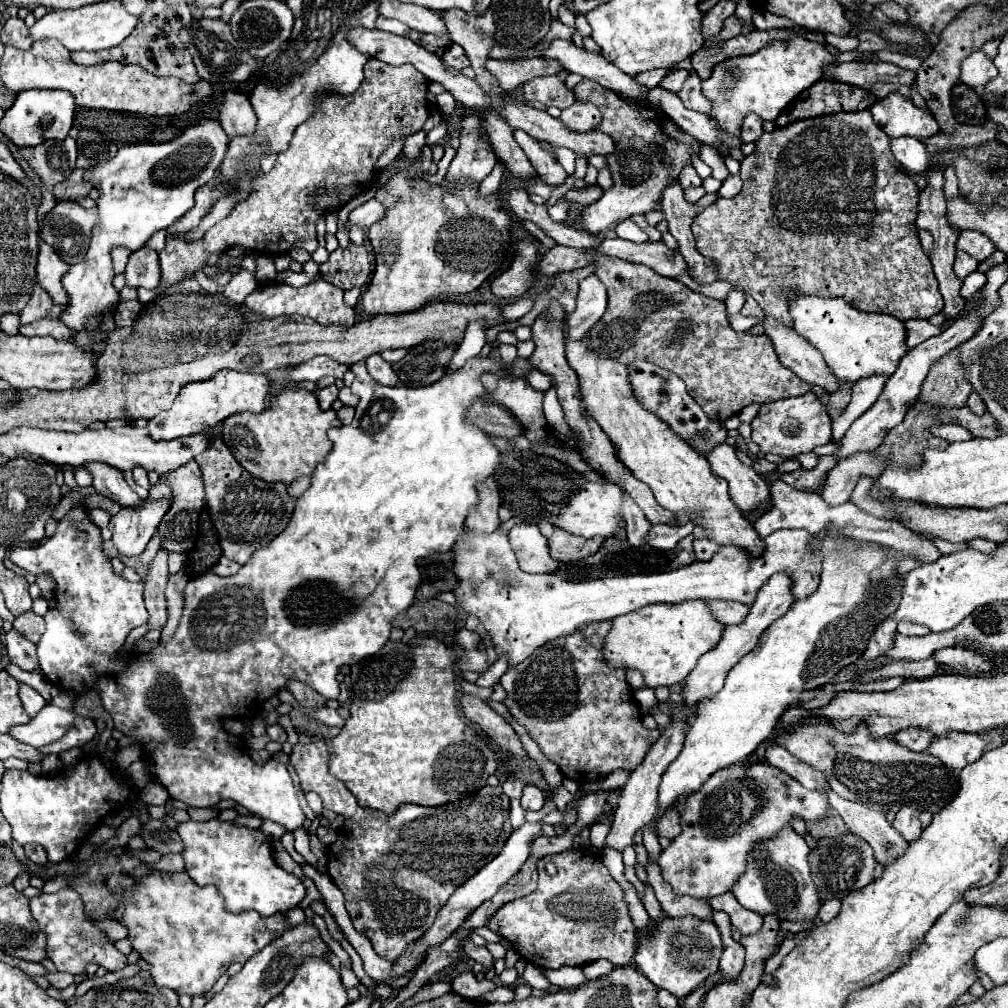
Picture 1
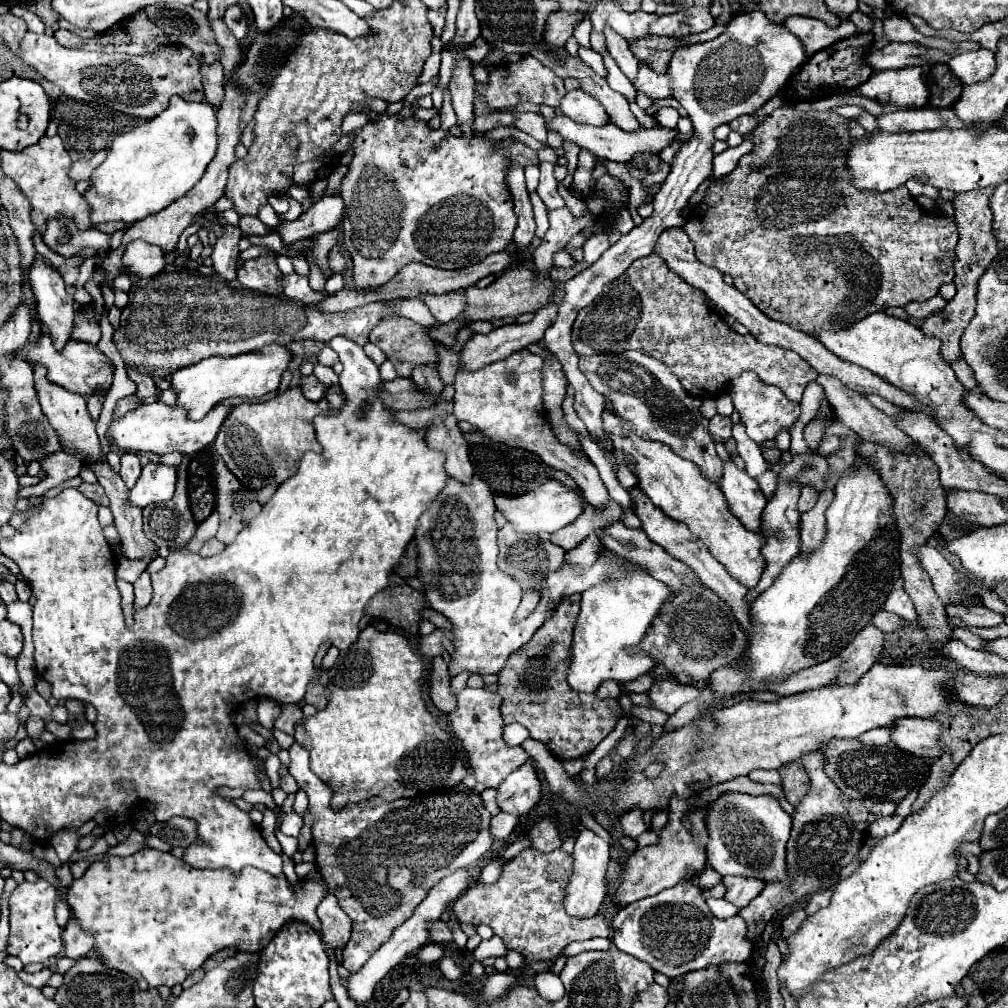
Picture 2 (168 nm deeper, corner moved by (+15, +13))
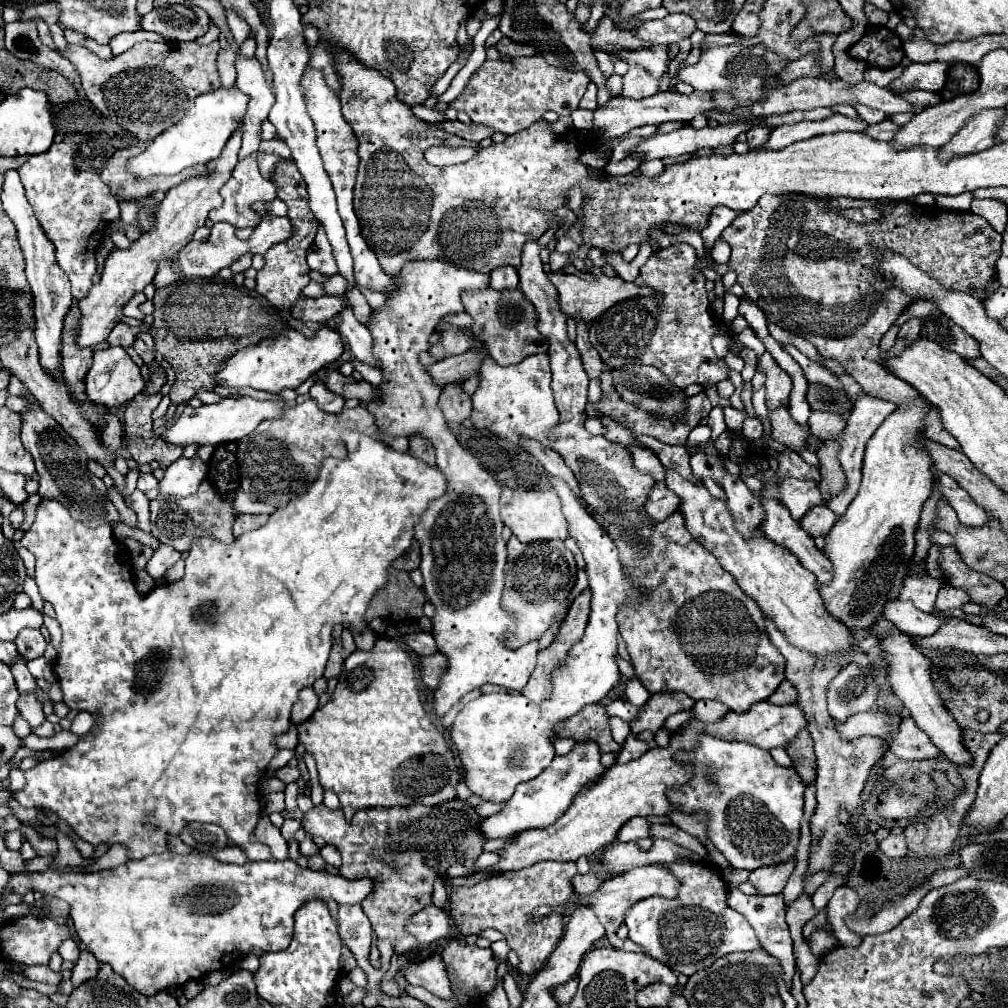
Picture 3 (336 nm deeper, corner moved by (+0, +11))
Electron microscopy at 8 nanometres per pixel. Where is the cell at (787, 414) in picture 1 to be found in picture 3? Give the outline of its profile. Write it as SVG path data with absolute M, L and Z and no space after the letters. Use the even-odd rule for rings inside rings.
M765 353L759 363L757 363L765 373L767 373L767 407L775 409L779 405L787 405L789 403L789 393L791 393L791 377L775 363L775 359Z

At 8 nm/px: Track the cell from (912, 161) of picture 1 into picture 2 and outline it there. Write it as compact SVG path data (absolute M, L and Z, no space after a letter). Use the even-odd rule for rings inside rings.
M862 113L862 115L858 115L856 119L860 121L860 125L862 125L868 133L878 133L878 131L880 131L880 129L878 129L878 121L876 121L874 115L870 115L870 113Z

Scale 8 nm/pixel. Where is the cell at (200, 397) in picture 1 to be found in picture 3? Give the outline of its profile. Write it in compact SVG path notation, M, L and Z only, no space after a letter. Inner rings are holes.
M321 325L313 337L305 337L301 331L285 329L275 337L267 337L255 345L237 351L217 373L217 383L223 387L253 387L269 393L281 389L297 389L305 379L317 373L321 367L335 363L343 355L343 339L335 329Z

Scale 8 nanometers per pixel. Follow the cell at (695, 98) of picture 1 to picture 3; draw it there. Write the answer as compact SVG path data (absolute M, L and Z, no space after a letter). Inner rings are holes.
M631 67L623 75L623 97L631 99L645 99L659 91L659 83L643 69L643 67Z

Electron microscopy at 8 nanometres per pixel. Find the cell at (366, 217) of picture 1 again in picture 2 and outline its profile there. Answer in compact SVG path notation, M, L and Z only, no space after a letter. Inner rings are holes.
M322 197L308 211L304 211L296 221L282 223L276 231L282 235L284 243L294 243L302 237L314 237L316 233L330 231L342 223L344 201L340 197Z

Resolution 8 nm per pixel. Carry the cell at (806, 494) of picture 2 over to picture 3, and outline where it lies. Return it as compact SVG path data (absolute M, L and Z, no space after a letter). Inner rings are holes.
M815 505L813 509L809 509L809 513L801 519L801 527L811 535L811 537L825 537L831 531L831 525L835 525L839 517L835 513L831 513L831 509L827 509L825 505Z

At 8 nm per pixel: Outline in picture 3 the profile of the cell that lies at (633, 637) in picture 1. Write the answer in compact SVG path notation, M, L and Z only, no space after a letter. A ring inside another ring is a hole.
M547 475L547 479L561 499L563 515L569 523L569 537L577 541L583 553L589 587L593 587L593 607L585 637L569 649L565 661L559 663L559 667L551 675L553 691L549 699L545 699L541 705L535 705L519 693L487 693L479 699L469 701L457 715L451 735L465 769L465 785L473 795L479 795L483 801L493 803L509 801L519 783L535 779L553 761L555 747L551 743L551 737L553 727L559 721L573 717L589 703L599 703L619 683L621 673L615 663L619 629L615 615L623 603L627 603L629 599L639 599L639 593L633 591L629 579L621 569L615 543L607 537L607 533L603 533L599 523L583 509L583 505L579 505L579 499L575 497L575 493L571 493L571 489L567 489L565 481L559 481L551 475Z

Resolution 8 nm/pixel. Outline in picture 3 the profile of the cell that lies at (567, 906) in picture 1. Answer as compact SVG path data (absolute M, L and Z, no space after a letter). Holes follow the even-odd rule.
M541 861L521 871L487 877L473 887L453 887L449 893L449 917L461 935L479 935L489 927L505 933L509 947L519 957L517 969L523 973L537 973L563 937L565 917L561 917L557 911L539 923L527 923L529 913L539 905L551 905L553 909L559 909L565 901L569 901L573 895L571 877L575 873L577 867L571 861Z

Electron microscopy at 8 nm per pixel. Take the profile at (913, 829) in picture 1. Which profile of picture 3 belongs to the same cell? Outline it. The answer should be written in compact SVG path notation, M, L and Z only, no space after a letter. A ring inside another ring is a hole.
M889 835L887 839L883 839L879 843L879 847L891 859L903 859L907 855L907 845L905 845L905 837L903 835Z

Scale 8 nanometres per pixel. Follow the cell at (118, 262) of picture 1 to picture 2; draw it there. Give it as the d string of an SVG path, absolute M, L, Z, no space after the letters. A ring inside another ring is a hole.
M64 217L48 219L42 239L48 249L60 253L62 257L72 257L82 249L110 251L110 233L103 233L95 228L80 231L72 223L72 219Z

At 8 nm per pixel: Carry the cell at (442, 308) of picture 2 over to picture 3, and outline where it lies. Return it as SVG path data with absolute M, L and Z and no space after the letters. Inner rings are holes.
M305 67L299 85L307 103L307 113L315 121L317 149L337 193L337 209L355 261L355 281L359 287L387 295L385 305L371 311L371 321L367 325L373 337L373 353L379 361L379 371L383 373L383 383L375 387L383 393L383 401L367 403L367 411L373 413L375 425L389 437L417 435L431 441L437 455L437 467L447 477L447 493L431 501L419 519L419 525L415 525L415 539L421 543L419 569L423 573L423 591L435 607L431 635L439 645L439 653L449 659L447 673L443 673L439 689L433 691L433 713L443 719L465 693L479 689L485 683L495 683L511 691L523 691L531 671L535 669L537 657L537 641L531 641L519 649L507 649L503 645L503 631L515 629L515 621L501 607L507 563L507 549L501 537L503 523L499 517L501 487L447 429L447 421L437 407L441 387L431 381L417 357L421 351L429 351L429 337L441 317L464 311L461 291L485 289L489 285L489 275L457 267L447 261L407 261L397 277L387 275L375 253L361 237L359 221L353 211L359 143L341 113L339 95L323 81L323 73L319 73L319 69Z

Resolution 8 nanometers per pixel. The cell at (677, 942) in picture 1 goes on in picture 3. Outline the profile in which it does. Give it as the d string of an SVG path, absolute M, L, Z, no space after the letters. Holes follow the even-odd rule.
M661 863L679 881L679 893L673 899L647 897L637 901L625 913L625 925L629 927L629 939L641 945L647 955L669 965L675 973L693 975L699 969L709 967L715 959L733 951L761 949L755 931L749 921L735 913L727 901L727 885L717 869L707 863Z

